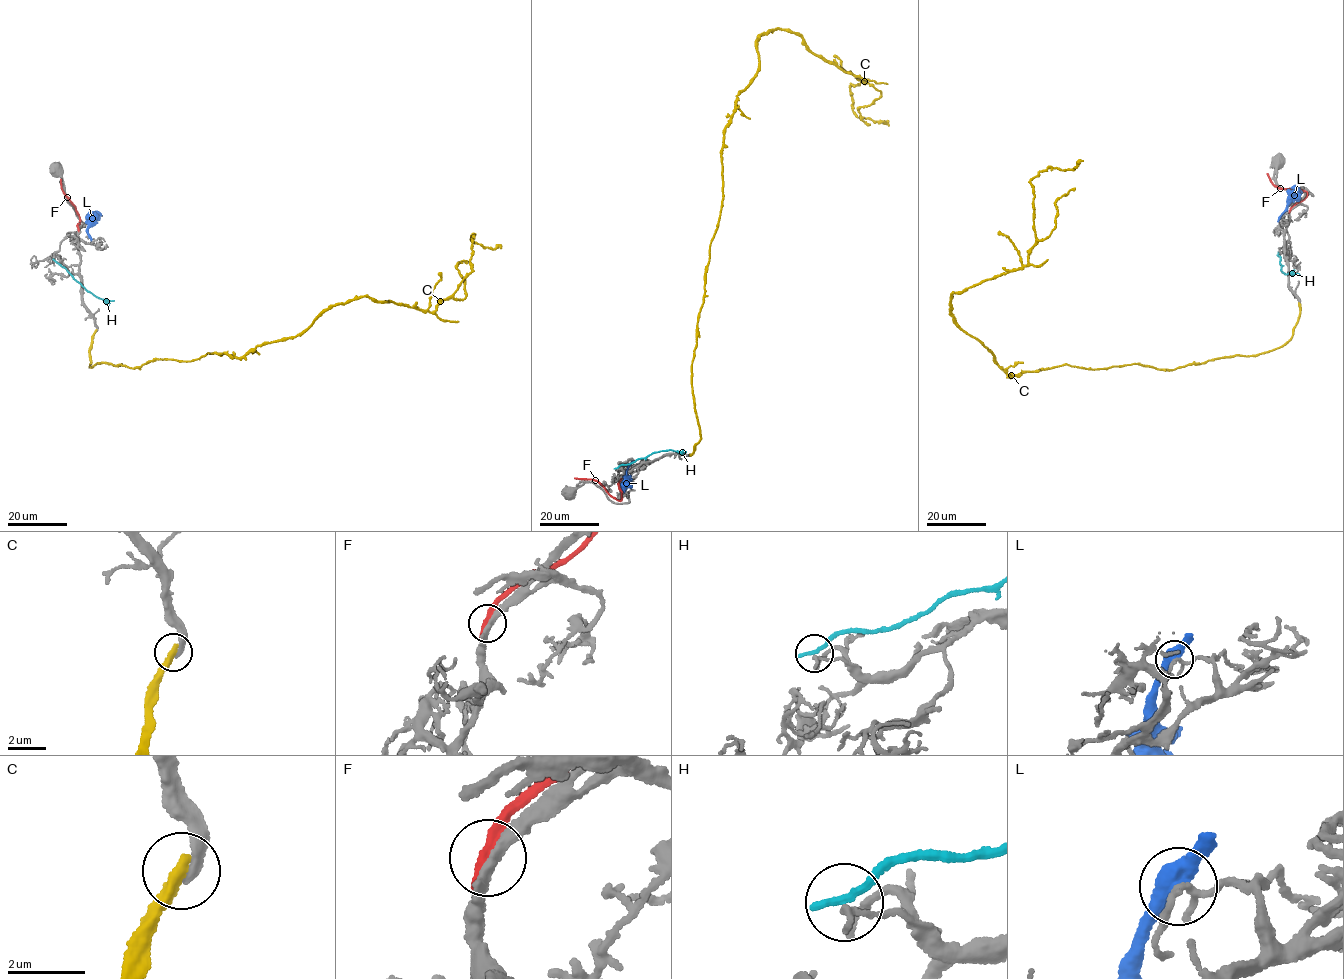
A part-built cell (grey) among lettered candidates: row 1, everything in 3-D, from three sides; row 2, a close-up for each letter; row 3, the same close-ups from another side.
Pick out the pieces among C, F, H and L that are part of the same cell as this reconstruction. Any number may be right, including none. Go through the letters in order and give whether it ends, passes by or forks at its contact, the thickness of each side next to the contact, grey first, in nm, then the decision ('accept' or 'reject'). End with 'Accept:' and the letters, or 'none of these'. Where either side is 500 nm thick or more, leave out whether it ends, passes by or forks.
C: it ends | 320/440 nm | accept
F: it ends | 360/320 nm | reject
H: it ends | 180/260 nm | reject
L: it passes by | 170/480 nm | reject
Accept: C

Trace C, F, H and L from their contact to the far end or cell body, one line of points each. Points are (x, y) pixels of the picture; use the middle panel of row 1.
C: (690, 454), (724, 129), (757, 70), (760, 36), (801, 34), (866, 80), (849, 88), (855, 115), (888, 126)
F: (620, 480), (619, 500), (593, 480), (574, 478)
H: (616, 468), (660, 451), (670, 450), (686, 457)
L: (630, 465), (623, 477), (626, 488)

